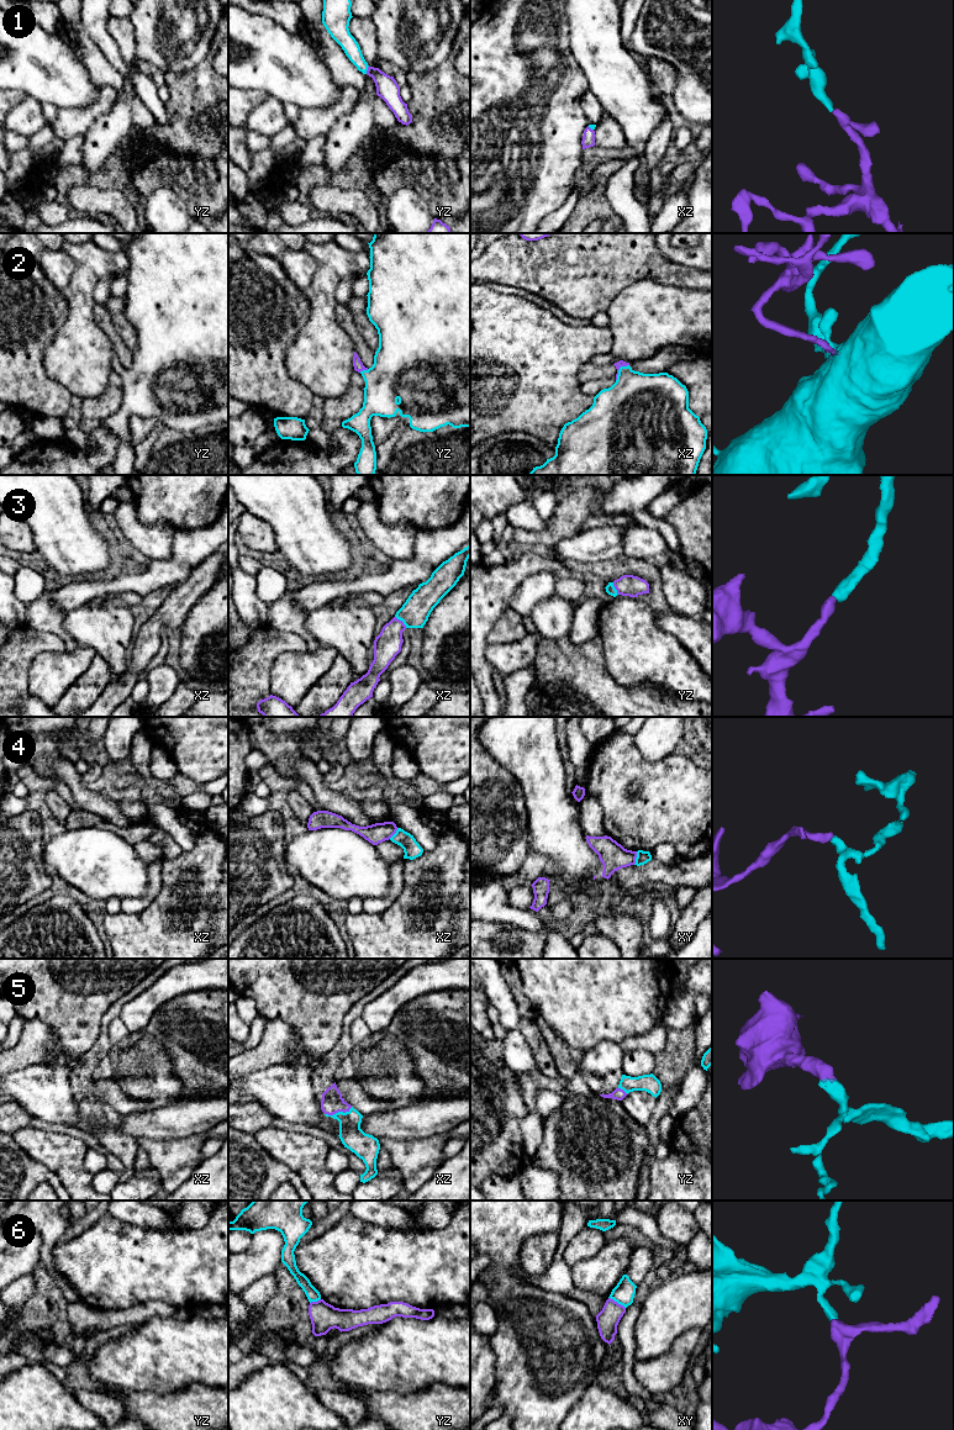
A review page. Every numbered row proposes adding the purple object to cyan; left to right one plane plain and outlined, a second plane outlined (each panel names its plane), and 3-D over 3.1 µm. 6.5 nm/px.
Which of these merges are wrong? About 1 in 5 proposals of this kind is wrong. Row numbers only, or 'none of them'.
4, 6

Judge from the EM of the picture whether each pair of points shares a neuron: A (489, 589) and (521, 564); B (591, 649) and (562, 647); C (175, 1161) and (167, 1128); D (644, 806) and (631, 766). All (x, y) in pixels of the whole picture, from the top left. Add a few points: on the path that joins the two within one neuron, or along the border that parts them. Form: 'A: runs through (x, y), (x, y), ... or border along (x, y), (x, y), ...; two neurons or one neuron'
A: runs through (496, 585), (514, 570); one neuron
B: runs through (584, 649), (569, 649); one neuron
C: border along (198, 1132), (183, 1136), (140, 1139); two neurons
D: runs through (648, 796), (648, 784), (641, 776); one neuron

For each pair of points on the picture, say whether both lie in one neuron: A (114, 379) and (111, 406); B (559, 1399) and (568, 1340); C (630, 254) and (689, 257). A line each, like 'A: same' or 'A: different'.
A: different
B: same
C: different

